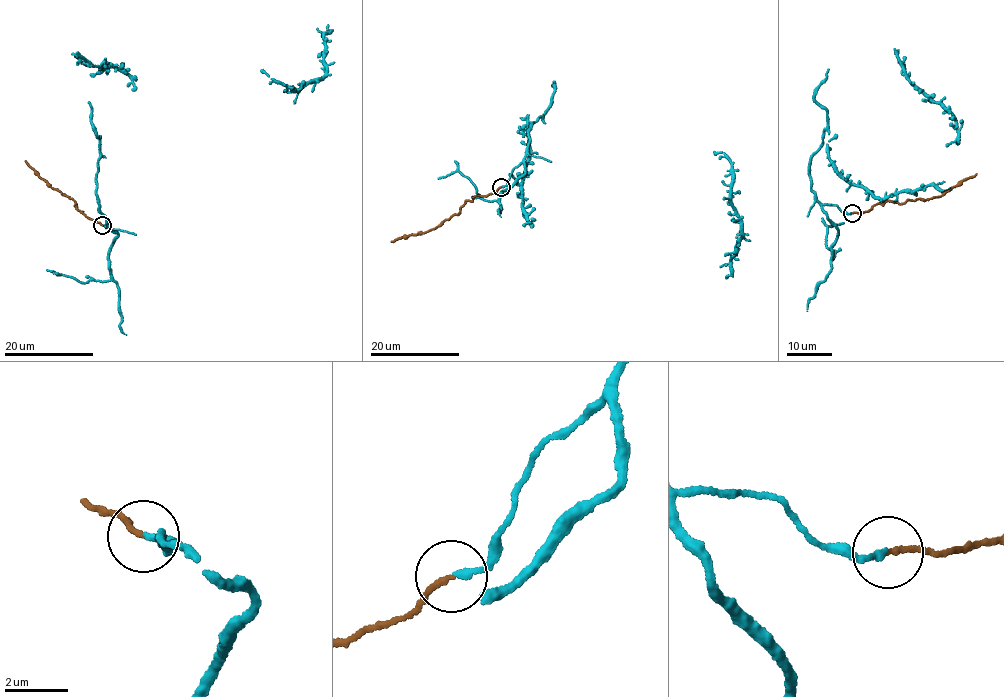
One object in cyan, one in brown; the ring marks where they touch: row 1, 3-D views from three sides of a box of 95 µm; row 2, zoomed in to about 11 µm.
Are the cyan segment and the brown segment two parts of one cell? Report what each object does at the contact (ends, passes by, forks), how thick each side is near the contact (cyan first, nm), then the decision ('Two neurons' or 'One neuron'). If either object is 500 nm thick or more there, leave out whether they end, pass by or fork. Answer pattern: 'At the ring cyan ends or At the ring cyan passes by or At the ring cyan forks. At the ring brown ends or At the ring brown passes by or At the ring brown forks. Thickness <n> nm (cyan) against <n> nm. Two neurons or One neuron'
At the ring cyan ends. At the ring brown ends. Thickness 180 nm (cyan) against 160 nm. One neuron

